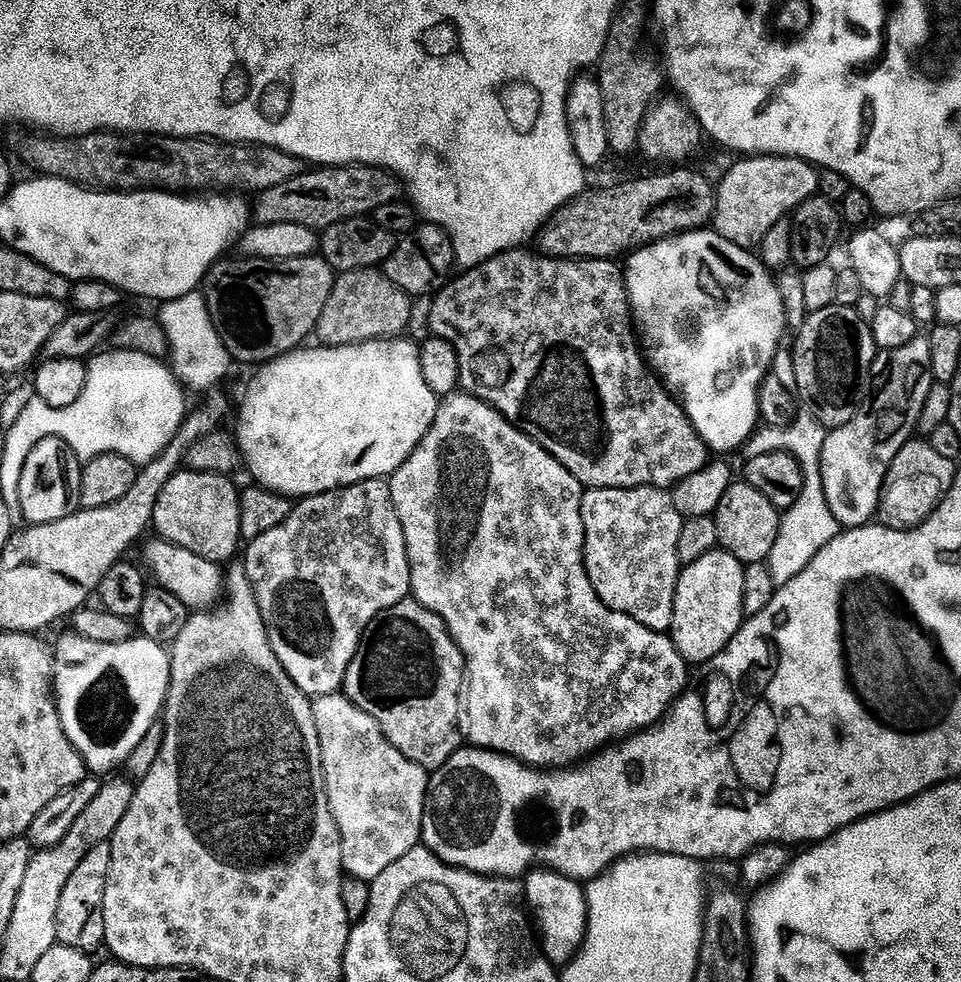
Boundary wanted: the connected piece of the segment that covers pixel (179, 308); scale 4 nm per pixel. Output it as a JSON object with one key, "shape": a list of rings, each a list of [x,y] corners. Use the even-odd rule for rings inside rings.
{"shape":[[[190,290],[186,295],[173,297],[163,304],[165,305],[158,313],[158,321],[167,334],[173,375],[190,390],[192,388],[206,392],[219,385],[216,383],[230,370],[232,357],[223,335],[212,321],[207,297],[201,291]]]}

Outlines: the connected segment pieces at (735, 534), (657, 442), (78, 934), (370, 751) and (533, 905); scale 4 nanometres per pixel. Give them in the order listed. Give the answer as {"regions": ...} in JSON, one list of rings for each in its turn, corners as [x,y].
{"regions":[[[[733,482],[716,508],[714,519],[719,547],[723,551],[734,554],[734,558],[738,558],[738,562],[745,566],[763,565],[778,538],[782,512],[774,506],[774,502],[770,502],[770,498],[766,498],[766,494],[754,490],[754,486],[746,482]]],[[[513,250],[500,252],[491,256],[478,266],[461,271],[455,278],[449,279],[431,297],[432,309],[428,312],[428,324],[432,327],[431,335],[450,343],[458,356],[460,367],[459,387],[484,400],[492,408],[505,416],[511,424],[516,425],[532,440],[537,440],[545,450],[585,489],[590,488],[662,488],[671,489],[681,480],[690,478],[710,463],[708,443],[696,433],[689,422],[681,401],[669,392],[663,379],[652,371],[641,345],[638,343],[638,332],[634,327],[632,301],[628,299],[628,281],[623,267],[615,259],[586,260],[583,258],[561,258],[546,256],[539,251]]],[[[105,842],[94,846],[94,850],[90,850],[90,854],[86,854],[86,858],[82,858],[82,862],[78,862],[74,874],[70,874],[70,882],[66,882],[66,890],[62,890],[62,898],[58,902],[57,944],[74,946],[74,950],[82,950],[89,954],[96,954],[99,948],[105,947],[104,899],[111,861],[112,845]]],[[[343,694],[317,696],[315,697],[312,709],[314,710],[314,726],[318,726],[318,742],[322,746],[322,770],[324,771],[326,794],[330,802],[330,810],[338,822],[338,830],[340,831],[345,873],[354,879],[371,882],[378,878],[378,874],[382,874],[382,870],[386,870],[386,866],[394,866],[394,862],[398,862],[398,858],[402,858],[402,854],[410,854],[410,850],[414,850],[421,843],[422,837],[420,831],[422,830],[422,822],[424,821],[424,806],[428,802],[429,773],[425,772],[422,766],[410,762],[410,758],[403,756],[382,734],[378,722],[374,718],[370,718],[370,714],[366,714],[366,710],[354,706],[354,702],[350,702],[347,696]]],[[[543,866],[527,873],[523,885],[524,899],[534,917],[544,957],[551,964],[566,966],[584,945],[584,935],[588,929],[588,897],[585,885],[579,880],[571,880],[570,877]]]]}

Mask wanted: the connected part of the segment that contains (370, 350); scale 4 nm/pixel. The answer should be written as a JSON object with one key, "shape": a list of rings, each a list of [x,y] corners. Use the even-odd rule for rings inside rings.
{"shape":[[[389,338],[386,340],[367,340],[365,344],[347,344],[341,348],[315,346],[316,348],[301,347],[295,352],[288,352],[277,360],[269,360],[259,369],[260,376],[252,380],[244,401],[240,404],[240,417],[236,420],[234,437],[239,445],[242,455],[242,464],[248,467],[248,472],[253,476],[255,483],[262,488],[268,488],[289,498],[303,498],[317,496],[323,492],[334,492],[338,488],[348,488],[363,480],[378,480],[391,477],[414,454],[417,446],[426,438],[430,426],[436,417],[438,397],[434,390],[427,385],[423,377],[422,362],[420,361],[419,343],[408,338]]]}

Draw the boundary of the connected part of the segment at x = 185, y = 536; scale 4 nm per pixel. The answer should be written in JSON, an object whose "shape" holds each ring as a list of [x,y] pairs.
{"shape":[[[181,469],[168,481],[152,512],[152,526],[161,539],[185,546],[219,564],[231,561],[242,542],[240,490],[225,474]]]}

